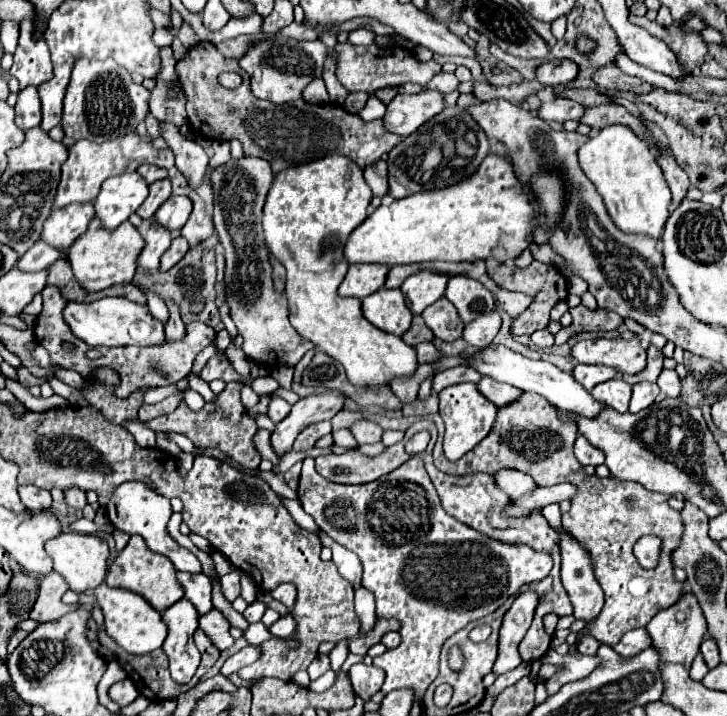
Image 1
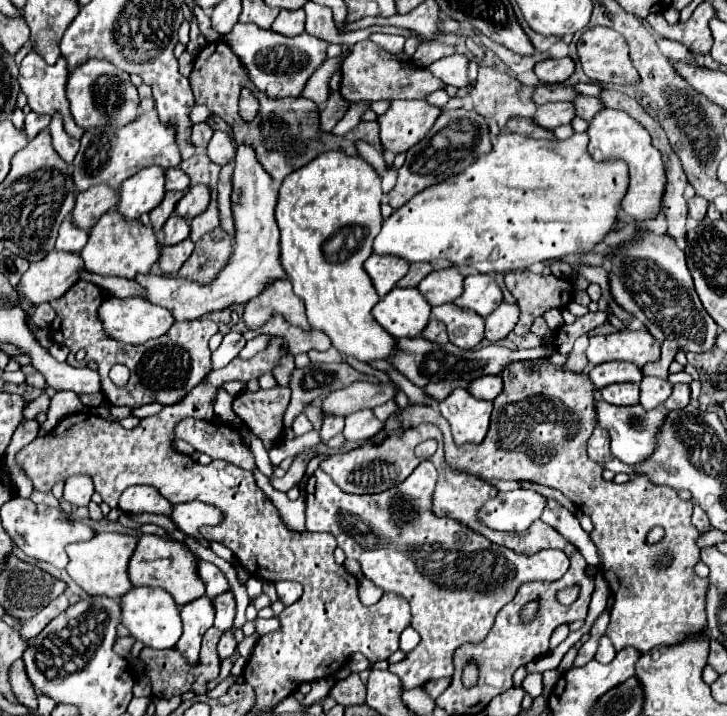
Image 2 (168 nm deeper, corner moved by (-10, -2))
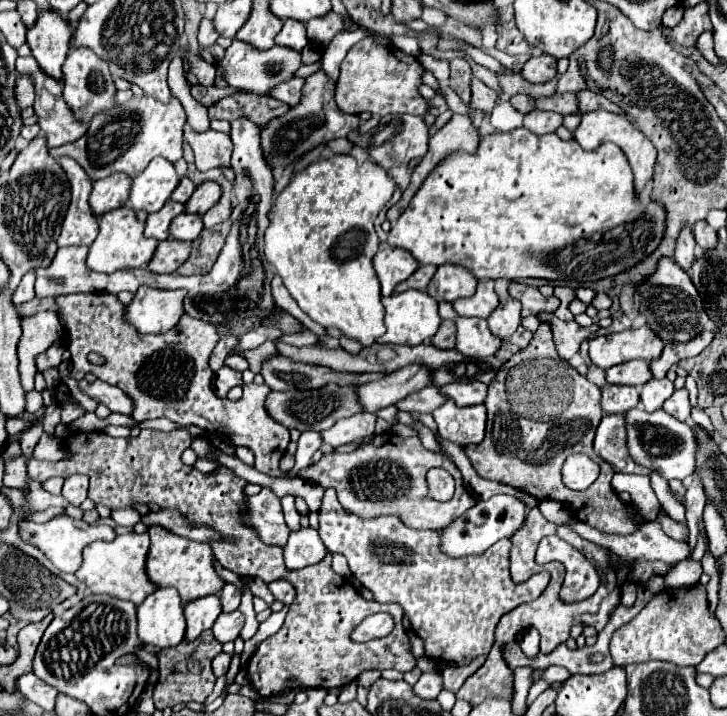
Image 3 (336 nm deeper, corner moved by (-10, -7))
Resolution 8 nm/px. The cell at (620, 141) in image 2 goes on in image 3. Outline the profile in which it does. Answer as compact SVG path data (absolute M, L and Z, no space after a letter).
M596 110L596 112L586 112L582 114L582 122L578 126L578 130L574 132L574 140L578 140L578 144L584 150L596 150L600 144L604 142L614 142L616 146L620 146L620 150L626 154L632 172L634 172L634 190L636 194L640 194L646 186L646 182L652 180L654 174L654 164L656 164L656 150L652 146L652 142L624 116L620 114L612 114L606 110Z

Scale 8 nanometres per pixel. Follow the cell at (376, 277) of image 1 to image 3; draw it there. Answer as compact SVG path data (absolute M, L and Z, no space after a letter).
M384 246L374 256L374 270L382 286L382 296L390 296L394 286L402 280L410 278L410 274L418 268L418 262L410 252L398 250L392 246Z

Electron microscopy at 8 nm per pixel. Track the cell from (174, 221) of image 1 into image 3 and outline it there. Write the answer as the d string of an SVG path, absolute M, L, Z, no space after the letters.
M204 182L204 184L196 186L194 194L186 202L184 212L186 214L202 216L202 214L206 214L220 200L220 194L222 194L222 188L216 182Z

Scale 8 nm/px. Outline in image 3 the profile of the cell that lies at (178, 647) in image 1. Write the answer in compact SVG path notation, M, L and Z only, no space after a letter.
M216 594L198 598L196 602L188 602L184 606L184 616L186 616L186 624L188 624L184 638L188 642L192 642L204 630L210 630L220 612L222 612L222 606L220 606L220 600Z

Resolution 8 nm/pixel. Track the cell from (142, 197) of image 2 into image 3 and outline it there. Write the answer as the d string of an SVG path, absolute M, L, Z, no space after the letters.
M154 158L146 170L132 178L130 188L130 206L134 212L158 212L166 200L170 198L172 190L176 188L180 176L176 174L174 166L164 158Z

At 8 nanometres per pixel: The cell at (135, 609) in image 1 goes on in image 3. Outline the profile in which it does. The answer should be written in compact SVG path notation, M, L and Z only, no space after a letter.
M158 588L146 596L138 610L138 638L156 648L178 646L184 640L182 602L174 588Z

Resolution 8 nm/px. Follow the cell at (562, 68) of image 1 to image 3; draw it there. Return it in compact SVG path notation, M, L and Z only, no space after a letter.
M550 54L530 58L522 68L524 80L534 82L534 84L544 84L544 82L556 78L556 74L558 74L558 60Z

